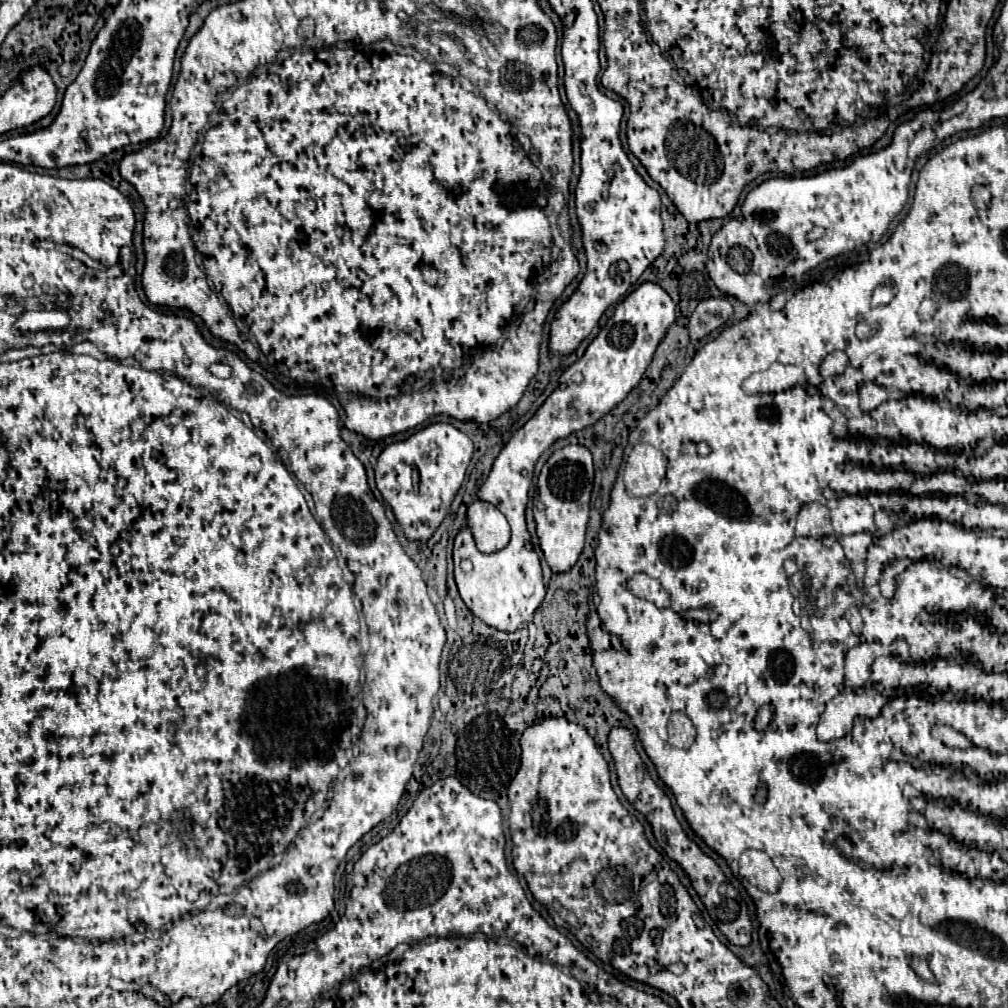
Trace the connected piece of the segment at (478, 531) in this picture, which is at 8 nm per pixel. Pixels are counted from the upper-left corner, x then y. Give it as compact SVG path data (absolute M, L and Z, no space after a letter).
M476 499L468 505L468 529L480 553L496 553L510 541L510 525L498 507Z

